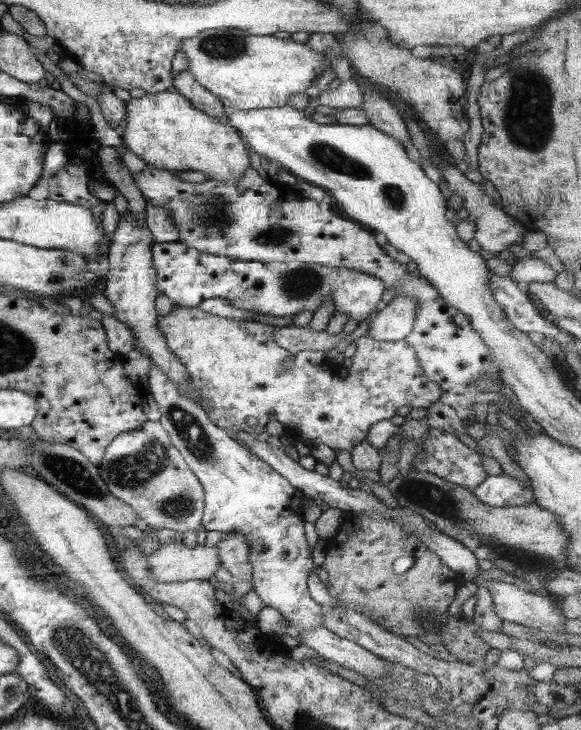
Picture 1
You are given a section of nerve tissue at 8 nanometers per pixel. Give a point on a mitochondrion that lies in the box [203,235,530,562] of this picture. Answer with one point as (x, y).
(303, 282)

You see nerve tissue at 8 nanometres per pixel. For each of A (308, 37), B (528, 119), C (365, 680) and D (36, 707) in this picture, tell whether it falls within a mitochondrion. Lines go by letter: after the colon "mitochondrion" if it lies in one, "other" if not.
A: other
B: mitochondrion
C: other
D: other

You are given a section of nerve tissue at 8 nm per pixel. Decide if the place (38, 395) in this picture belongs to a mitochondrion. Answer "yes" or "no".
no

